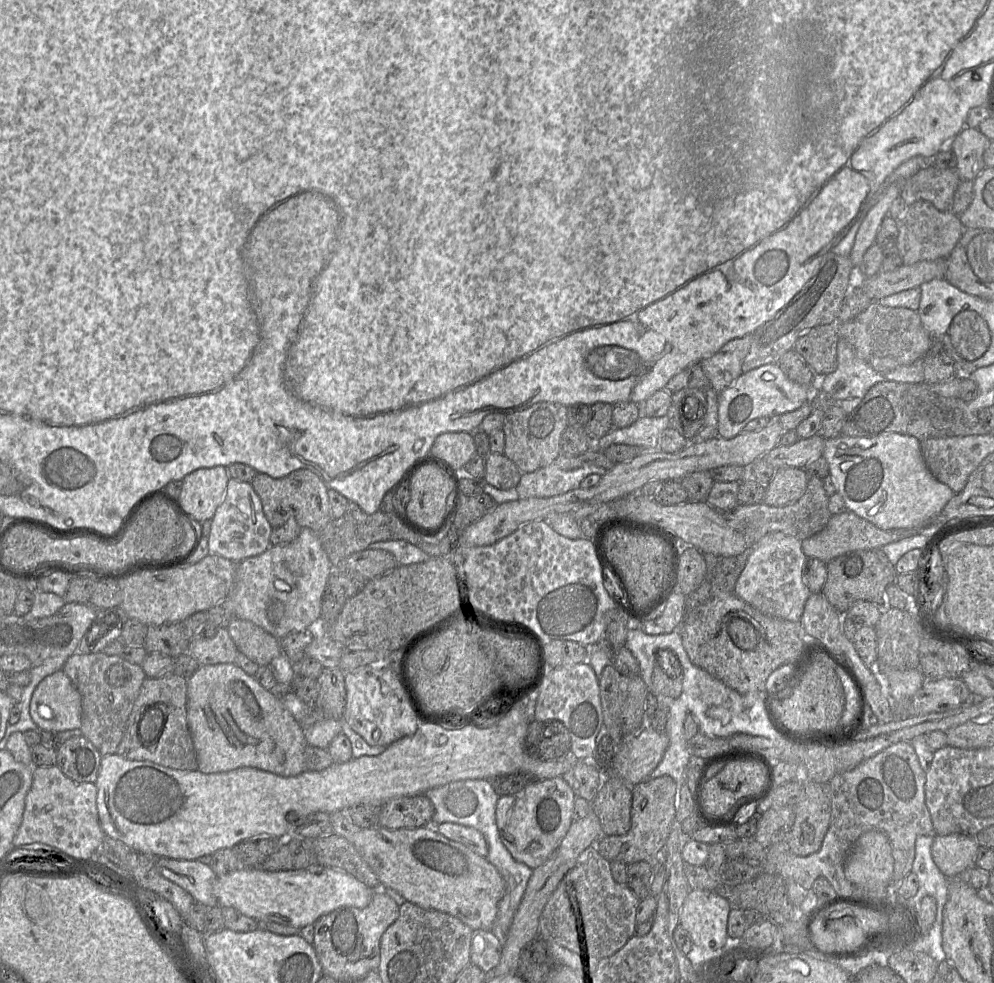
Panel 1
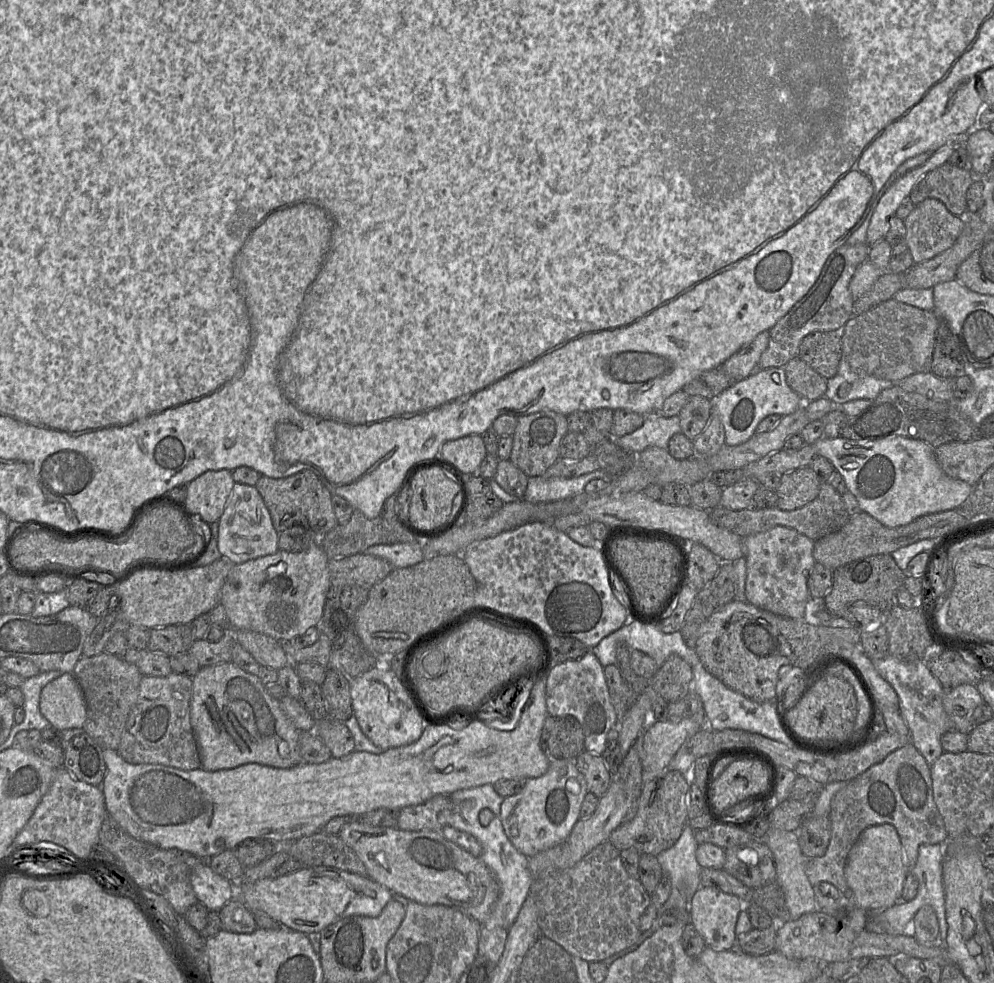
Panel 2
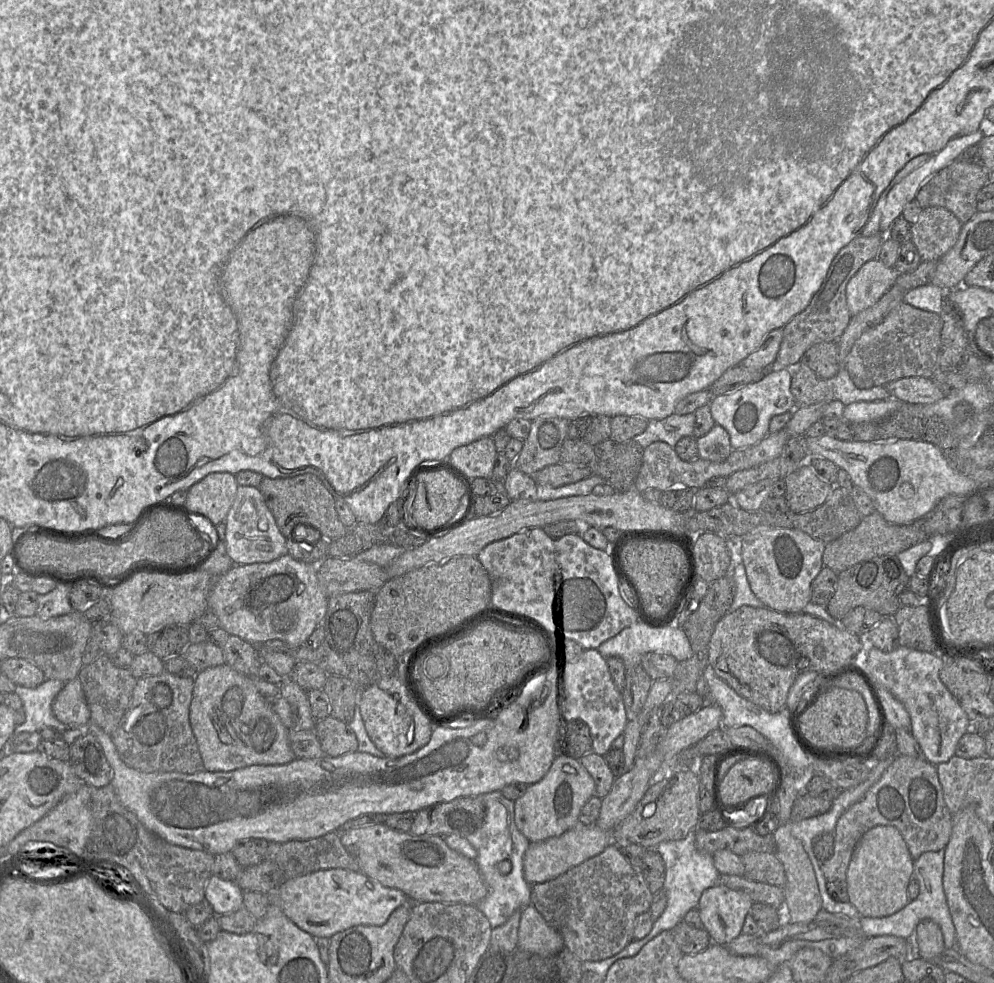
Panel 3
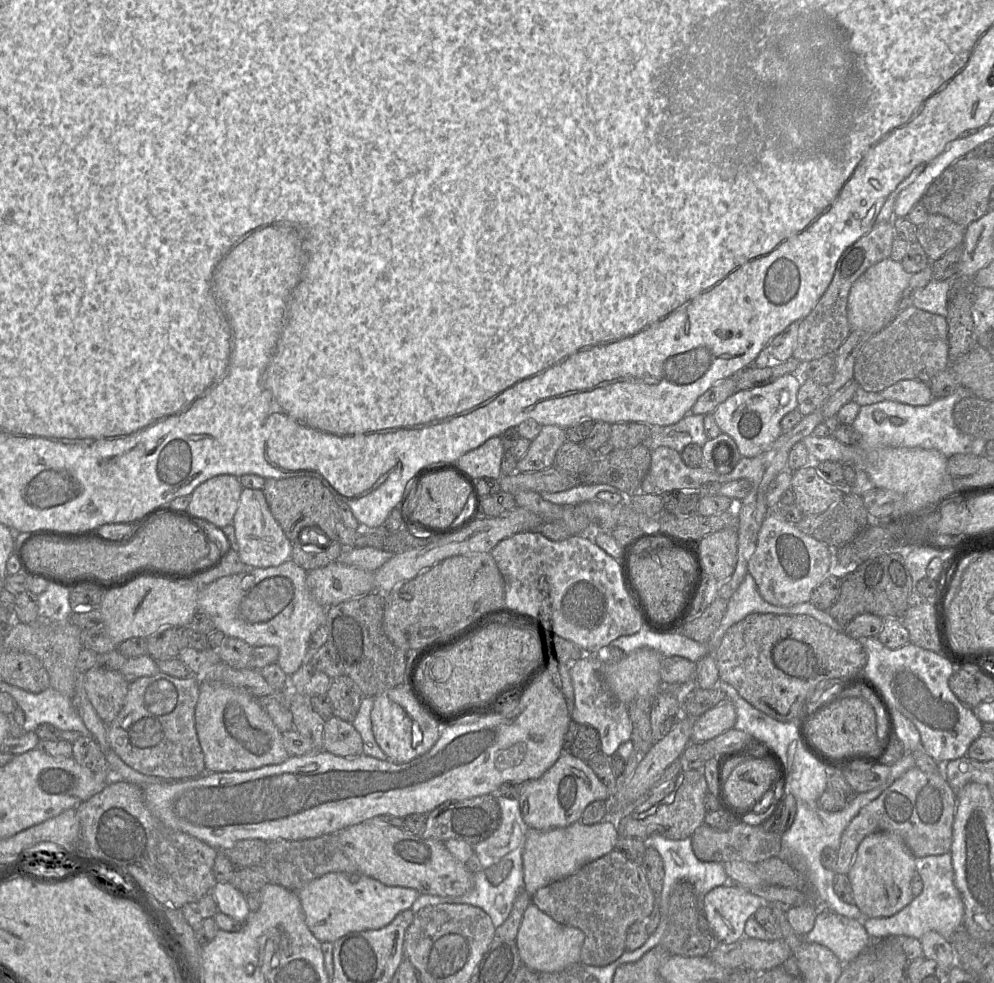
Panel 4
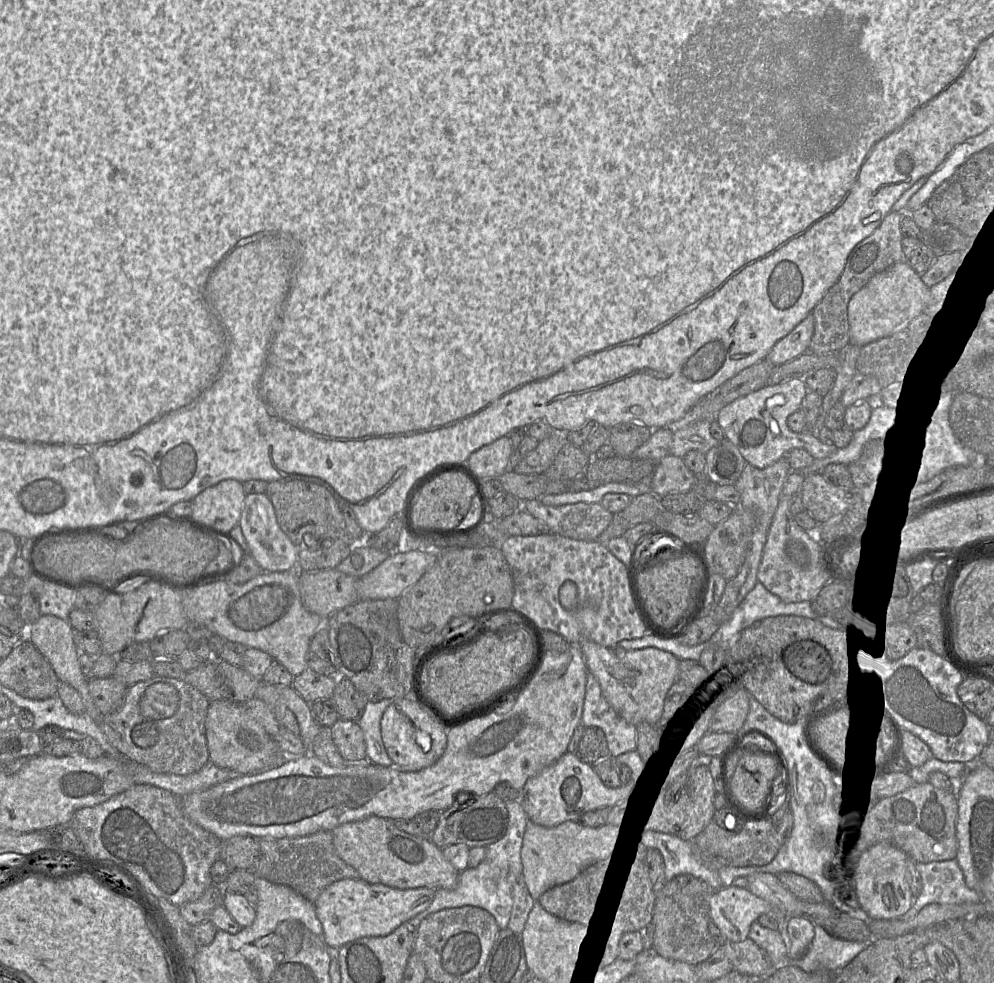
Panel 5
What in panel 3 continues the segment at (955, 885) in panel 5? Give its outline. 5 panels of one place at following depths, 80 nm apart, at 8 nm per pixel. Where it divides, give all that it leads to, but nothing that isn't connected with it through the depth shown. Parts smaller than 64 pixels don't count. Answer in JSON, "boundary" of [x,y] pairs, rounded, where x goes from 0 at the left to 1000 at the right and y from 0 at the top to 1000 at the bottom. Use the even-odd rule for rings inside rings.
{"boundary":[[[950,865],[930,867],[920,875],[919,892],[925,898],[925,909],[903,928],[885,934],[865,933],[862,937],[869,953],[902,952],[919,957],[923,941],[929,936],[938,936],[947,945],[952,965],[962,963],[962,948],[949,904]]]}

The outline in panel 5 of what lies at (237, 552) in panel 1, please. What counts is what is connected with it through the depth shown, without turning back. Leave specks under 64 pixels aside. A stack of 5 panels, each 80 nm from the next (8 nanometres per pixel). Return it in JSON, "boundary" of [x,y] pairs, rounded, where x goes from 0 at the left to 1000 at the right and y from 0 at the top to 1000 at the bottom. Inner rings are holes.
{"boundary":[[[268,502],[248,503],[239,533],[253,566],[266,582],[292,581],[299,578],[300,558],[282,537],[278,522]]]}

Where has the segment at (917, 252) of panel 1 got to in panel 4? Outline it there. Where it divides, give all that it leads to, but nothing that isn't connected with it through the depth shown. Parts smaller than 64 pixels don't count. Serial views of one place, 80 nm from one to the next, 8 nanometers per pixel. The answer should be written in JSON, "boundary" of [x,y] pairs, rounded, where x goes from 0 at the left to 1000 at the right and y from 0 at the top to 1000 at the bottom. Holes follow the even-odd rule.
{"boundary":[[[934,218],[933,223],[923,231],[923,246],[928,250],[936,267],[939,267],[961,251],[966,251],[970,235],[970,231],[954,221]]]}

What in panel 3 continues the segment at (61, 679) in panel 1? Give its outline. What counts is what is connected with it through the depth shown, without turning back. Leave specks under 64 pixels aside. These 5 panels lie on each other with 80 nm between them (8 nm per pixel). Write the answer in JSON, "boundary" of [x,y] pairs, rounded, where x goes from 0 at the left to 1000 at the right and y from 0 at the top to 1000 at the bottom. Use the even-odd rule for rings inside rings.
{"boundary":[[[78,690],[64,696],[52,715],[54,728],[69,740],[87,741],[91,736],[91,722]]]}

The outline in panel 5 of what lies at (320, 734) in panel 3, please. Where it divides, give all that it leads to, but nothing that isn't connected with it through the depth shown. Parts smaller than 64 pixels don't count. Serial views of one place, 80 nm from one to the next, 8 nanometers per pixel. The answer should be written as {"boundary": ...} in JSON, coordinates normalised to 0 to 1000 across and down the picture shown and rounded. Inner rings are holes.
{"boundary":[[[341,730],[332,742],[335,755],[347,774],[369,772],[365,744],[358,733]]]}

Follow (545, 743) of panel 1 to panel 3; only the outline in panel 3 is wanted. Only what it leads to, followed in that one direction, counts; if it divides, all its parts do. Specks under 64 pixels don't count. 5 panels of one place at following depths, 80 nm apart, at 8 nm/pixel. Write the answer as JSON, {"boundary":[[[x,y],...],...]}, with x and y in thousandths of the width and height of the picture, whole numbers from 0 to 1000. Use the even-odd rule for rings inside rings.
{"boundary":[[[565,731],[561,746],[561,768],[581,773],[593,766],[597,766],[597,763],[592,738],[586,732]]]}

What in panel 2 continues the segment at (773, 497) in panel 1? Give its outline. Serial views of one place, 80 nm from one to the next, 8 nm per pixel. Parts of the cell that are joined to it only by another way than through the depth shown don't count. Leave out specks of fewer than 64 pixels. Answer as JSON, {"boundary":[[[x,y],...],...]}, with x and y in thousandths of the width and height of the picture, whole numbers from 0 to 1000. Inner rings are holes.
{"boundary":[[[814,475],[787,482],[781,498],[782,517],[797,520],[810,515],[823,505],[825,493],[826,489]]]}

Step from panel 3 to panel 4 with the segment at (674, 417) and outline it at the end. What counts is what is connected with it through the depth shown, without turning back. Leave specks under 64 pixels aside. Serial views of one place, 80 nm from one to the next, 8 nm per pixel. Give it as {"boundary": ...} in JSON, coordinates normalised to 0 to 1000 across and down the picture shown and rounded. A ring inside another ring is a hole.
{"boundary":[[[693,420],[678,431],[655,433],[654,444],[646,452],[654,458],[669,454],[685,461],[691,453],[706,455],[712,447],[708,437],[708,422]]]}

